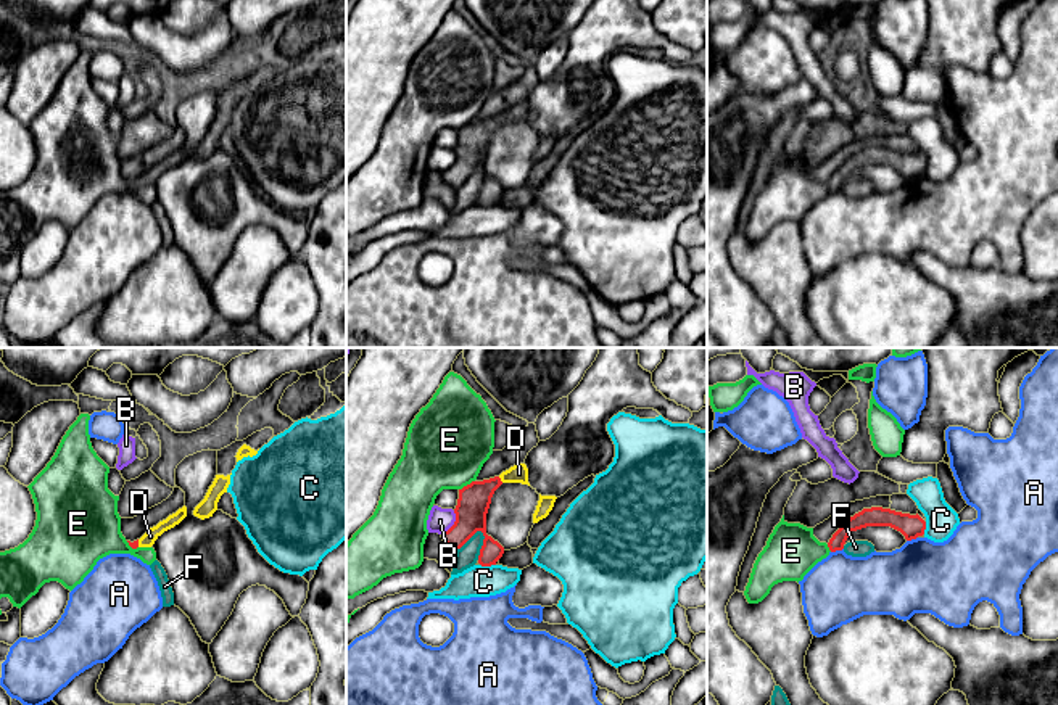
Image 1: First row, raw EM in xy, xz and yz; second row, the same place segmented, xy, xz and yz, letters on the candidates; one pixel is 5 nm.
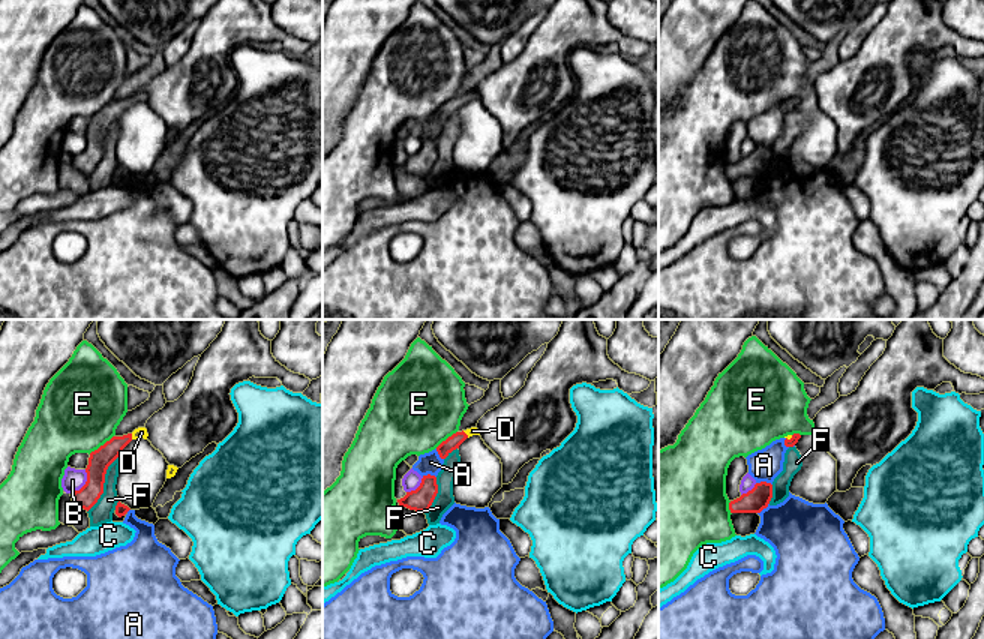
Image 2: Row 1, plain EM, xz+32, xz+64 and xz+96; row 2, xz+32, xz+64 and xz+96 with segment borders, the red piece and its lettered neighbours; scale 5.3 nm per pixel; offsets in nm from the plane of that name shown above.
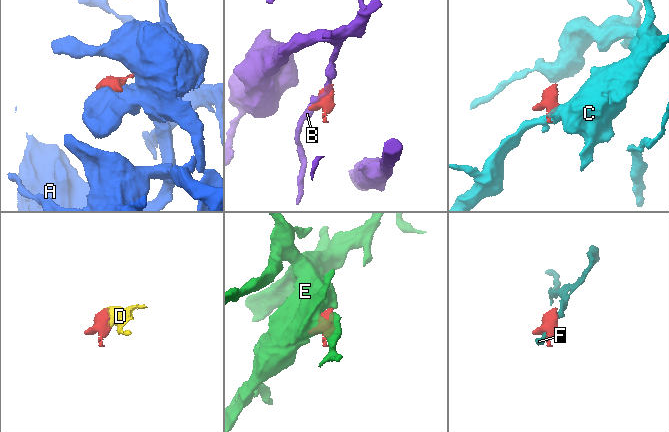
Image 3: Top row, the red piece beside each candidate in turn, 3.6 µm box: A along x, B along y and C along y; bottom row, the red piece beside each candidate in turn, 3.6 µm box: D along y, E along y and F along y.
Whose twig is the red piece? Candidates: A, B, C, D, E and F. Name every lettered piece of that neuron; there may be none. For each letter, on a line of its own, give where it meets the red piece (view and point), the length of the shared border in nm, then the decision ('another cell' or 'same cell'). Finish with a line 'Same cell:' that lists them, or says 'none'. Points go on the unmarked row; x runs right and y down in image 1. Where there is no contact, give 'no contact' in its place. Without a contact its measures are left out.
A: contact yz (836, 189); length 70 nm; another cell
B: contact xz (454, 163); length 140 nm; another cell
C: contact xz (488, 205); length 80 nm; another cell
D: contact xz (500, 119); length 40 nm; same cell
E: contact xz (467, 124); length 90 nm; another cell
F: contact xz (469, 177); length 170 nm; another cell
Same cell: D

